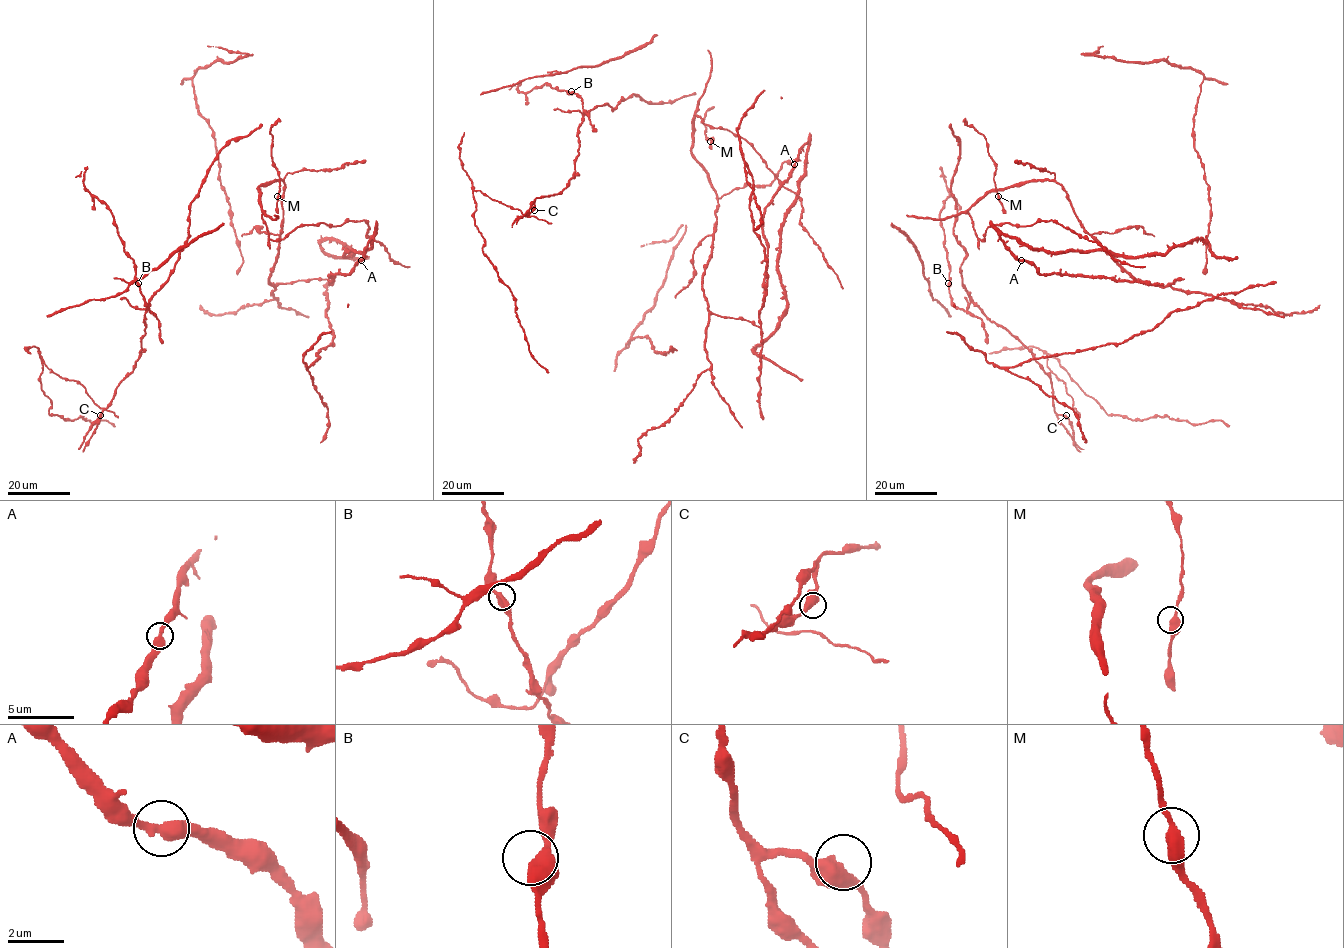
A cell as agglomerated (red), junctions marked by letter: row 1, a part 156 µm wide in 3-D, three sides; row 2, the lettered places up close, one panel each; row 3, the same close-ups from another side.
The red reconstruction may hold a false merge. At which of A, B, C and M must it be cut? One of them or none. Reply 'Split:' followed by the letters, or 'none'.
Split: none

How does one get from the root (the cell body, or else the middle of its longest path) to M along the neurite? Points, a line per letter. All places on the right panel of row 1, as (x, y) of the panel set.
M: (994, 176), (998, 196)

